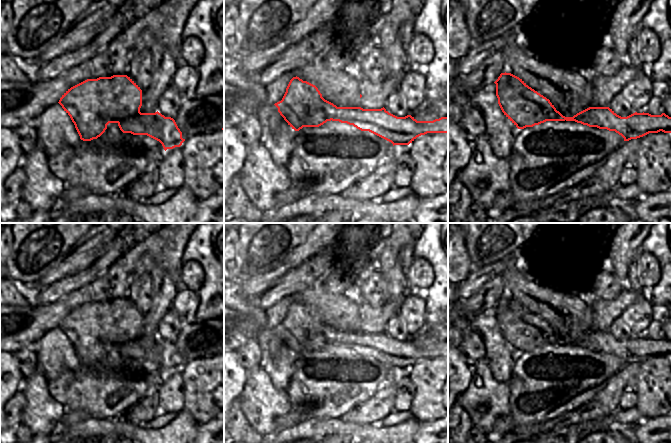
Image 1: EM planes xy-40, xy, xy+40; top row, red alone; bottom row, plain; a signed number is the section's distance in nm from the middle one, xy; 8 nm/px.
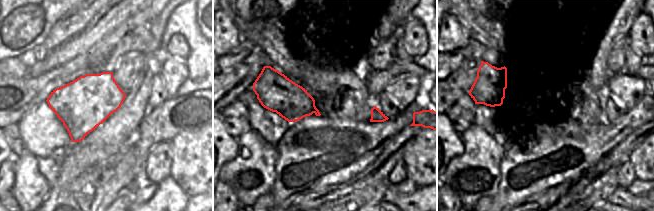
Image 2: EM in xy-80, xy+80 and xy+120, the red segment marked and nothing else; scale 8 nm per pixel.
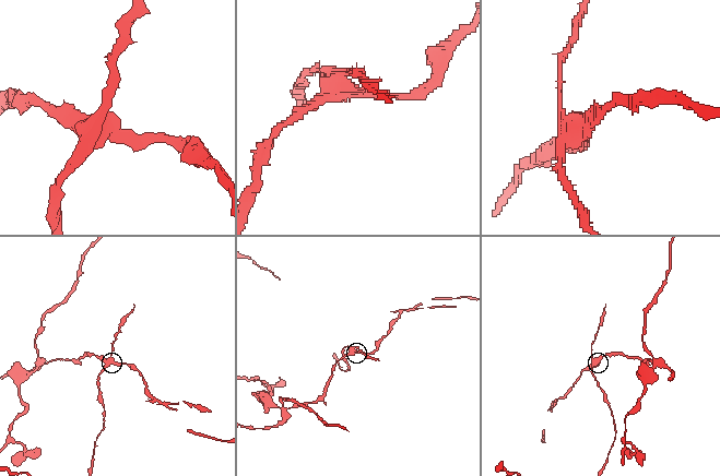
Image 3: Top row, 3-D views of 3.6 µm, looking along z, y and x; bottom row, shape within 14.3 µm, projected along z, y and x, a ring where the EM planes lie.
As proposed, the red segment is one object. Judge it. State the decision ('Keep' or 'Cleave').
Cleave

